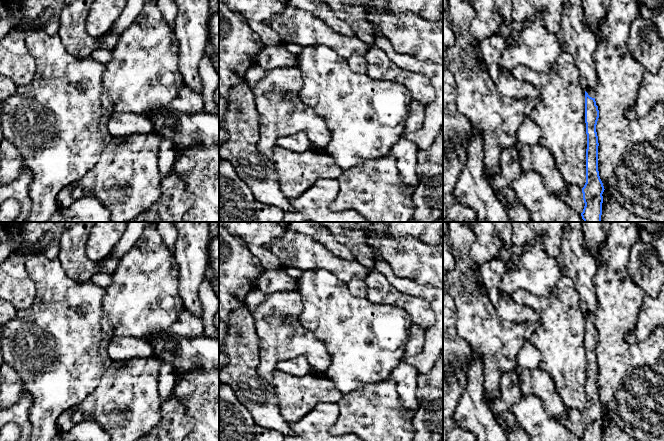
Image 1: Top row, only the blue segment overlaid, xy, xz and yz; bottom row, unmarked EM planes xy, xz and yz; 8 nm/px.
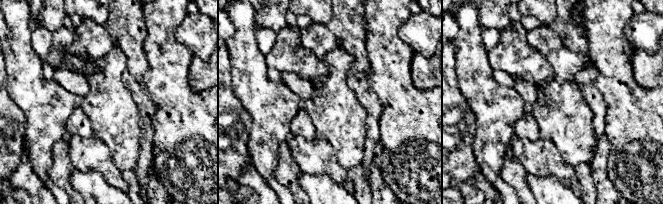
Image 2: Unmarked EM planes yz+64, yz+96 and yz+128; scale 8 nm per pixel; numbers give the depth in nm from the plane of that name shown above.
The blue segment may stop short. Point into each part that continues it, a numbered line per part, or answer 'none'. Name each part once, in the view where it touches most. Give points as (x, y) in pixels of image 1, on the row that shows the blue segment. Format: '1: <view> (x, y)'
1: yz (574, 37)

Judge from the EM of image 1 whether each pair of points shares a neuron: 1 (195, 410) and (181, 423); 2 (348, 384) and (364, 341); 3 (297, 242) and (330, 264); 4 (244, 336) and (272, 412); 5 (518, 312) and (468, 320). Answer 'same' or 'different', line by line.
1: different
2: same
3: same
4: same
5: different

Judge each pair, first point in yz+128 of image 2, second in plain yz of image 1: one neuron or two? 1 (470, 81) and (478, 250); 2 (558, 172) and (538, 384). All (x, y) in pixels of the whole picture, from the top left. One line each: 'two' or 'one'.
1: two
2: one

